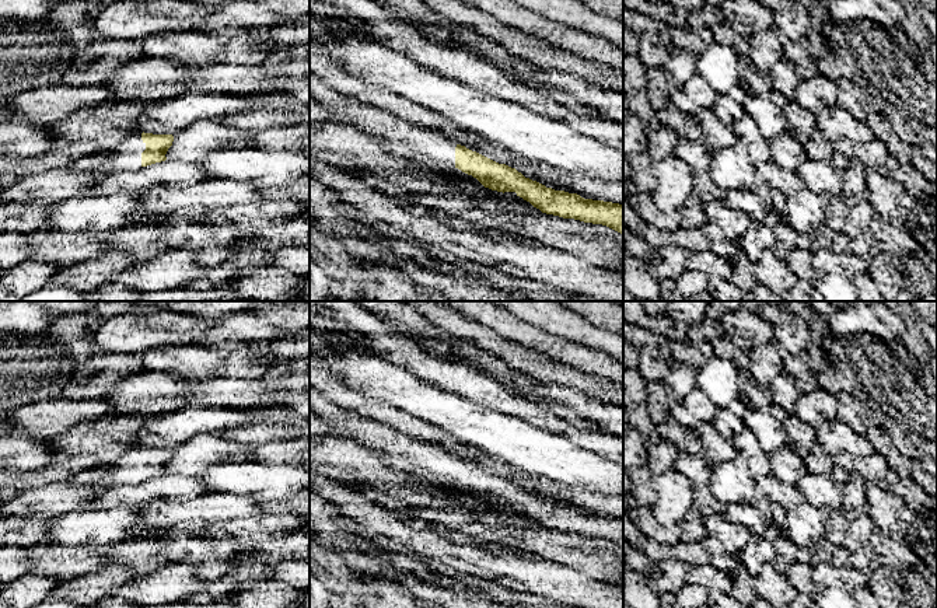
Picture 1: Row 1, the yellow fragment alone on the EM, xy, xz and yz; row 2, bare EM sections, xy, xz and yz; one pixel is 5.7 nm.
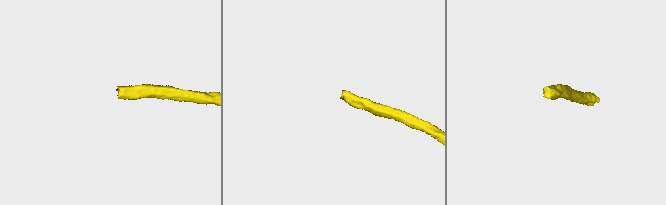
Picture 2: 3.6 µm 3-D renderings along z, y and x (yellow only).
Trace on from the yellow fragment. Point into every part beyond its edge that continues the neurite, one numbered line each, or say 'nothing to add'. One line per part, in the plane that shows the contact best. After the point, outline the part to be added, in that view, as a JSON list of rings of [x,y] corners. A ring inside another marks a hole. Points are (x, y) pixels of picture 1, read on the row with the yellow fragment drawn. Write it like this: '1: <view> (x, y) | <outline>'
1: xy (125, 156) | [[[133,133],[119,143],[109,144],[105,151],[71,161],[66,168],[102,174],[140,170],[144,150],[141,133]]]

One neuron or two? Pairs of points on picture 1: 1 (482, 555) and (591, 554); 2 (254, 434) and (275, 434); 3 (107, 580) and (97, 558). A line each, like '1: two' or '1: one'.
1: two
2: one
3: two

